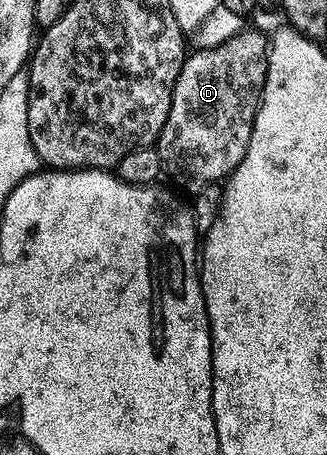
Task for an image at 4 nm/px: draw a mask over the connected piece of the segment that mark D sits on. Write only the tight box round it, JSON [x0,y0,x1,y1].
[154,30,270,188]

